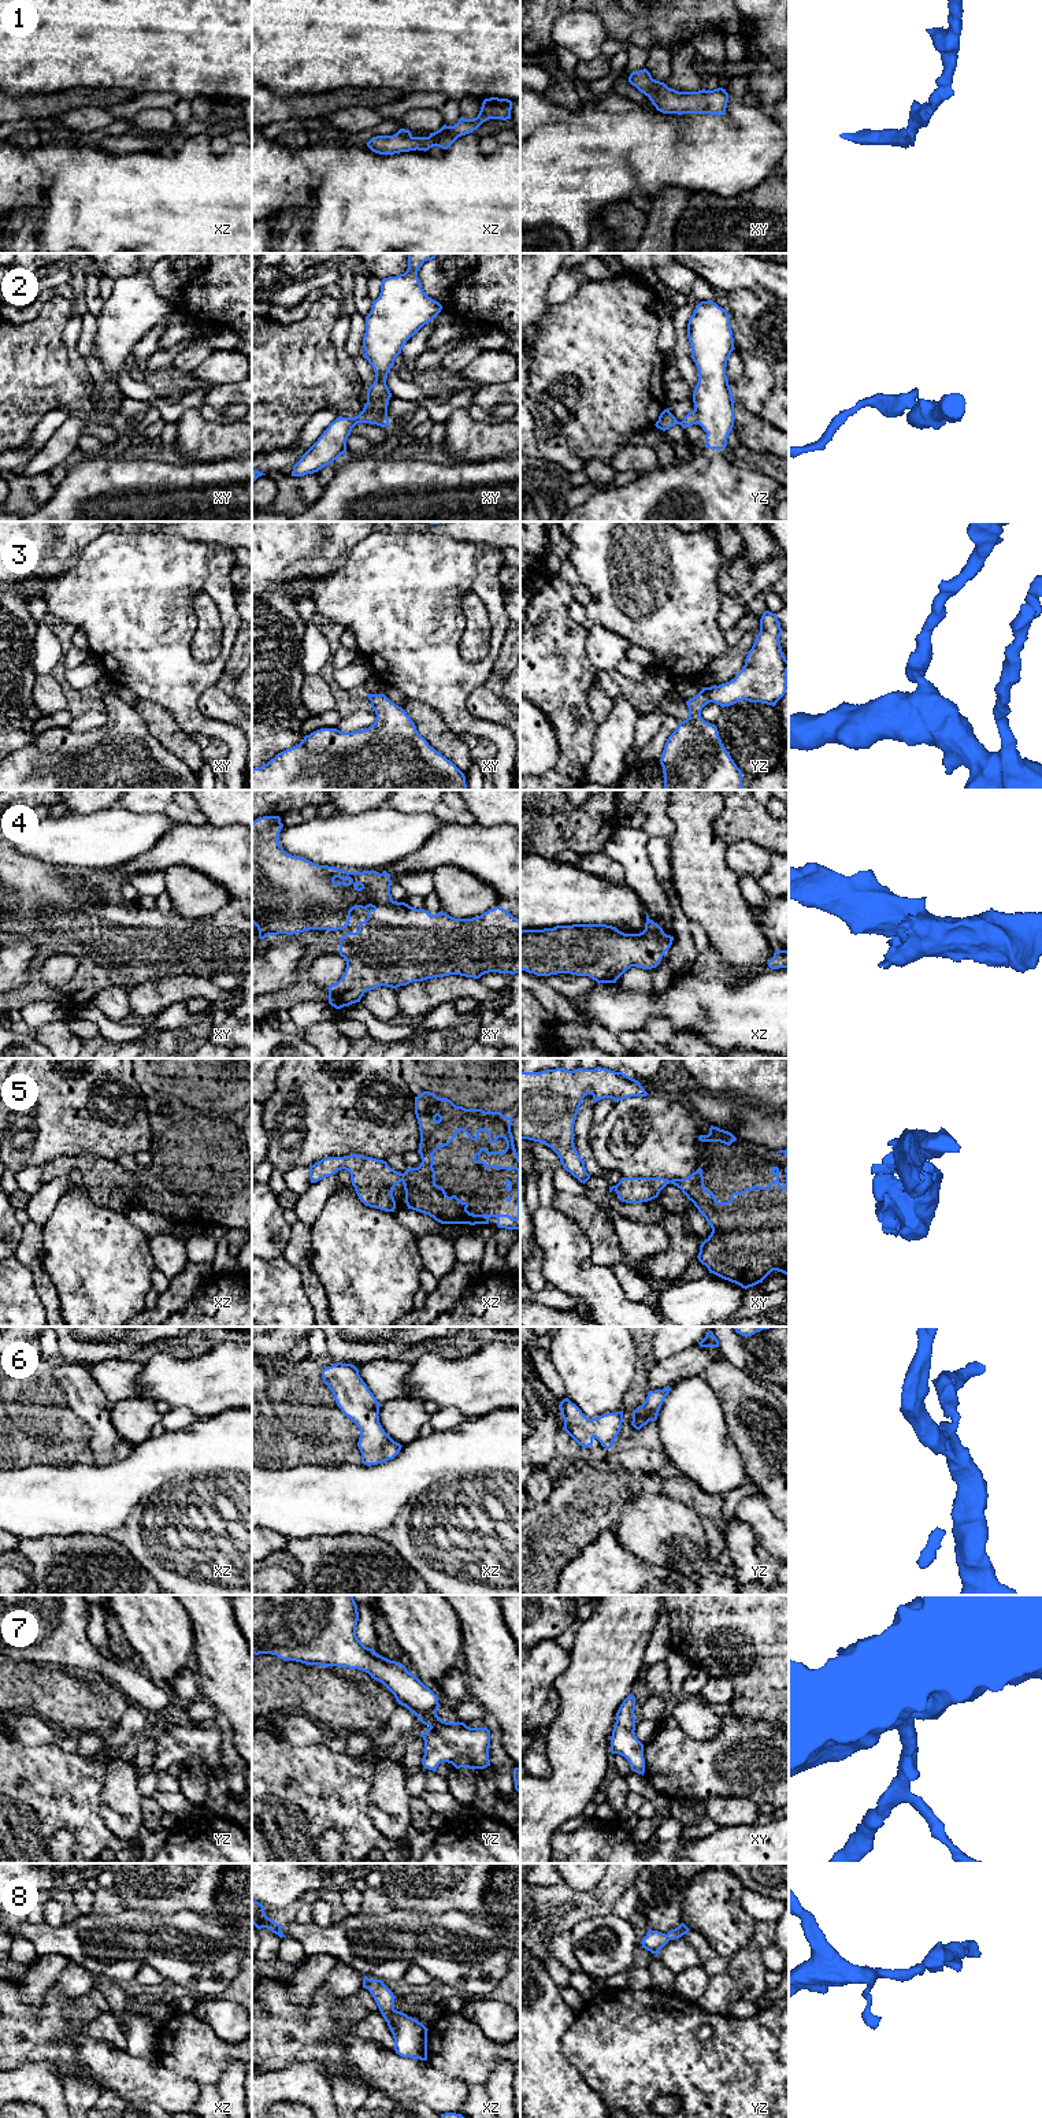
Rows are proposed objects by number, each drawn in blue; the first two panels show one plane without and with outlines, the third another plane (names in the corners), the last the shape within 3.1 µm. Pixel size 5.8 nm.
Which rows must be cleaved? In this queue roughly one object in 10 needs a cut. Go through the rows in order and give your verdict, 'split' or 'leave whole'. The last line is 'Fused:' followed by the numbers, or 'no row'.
1: leave whole
2: split
3: leave whole
4: leave whole
5: leave whole
6: leave whole
7: leave whole
8: leave whole
Fused: 2

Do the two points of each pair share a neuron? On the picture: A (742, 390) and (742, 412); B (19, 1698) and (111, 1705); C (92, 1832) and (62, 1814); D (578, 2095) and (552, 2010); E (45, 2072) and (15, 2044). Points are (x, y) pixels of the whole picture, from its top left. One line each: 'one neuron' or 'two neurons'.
A: two neurons
B: one neuron
C: one neuron
D: one neuron
E: two neurons

